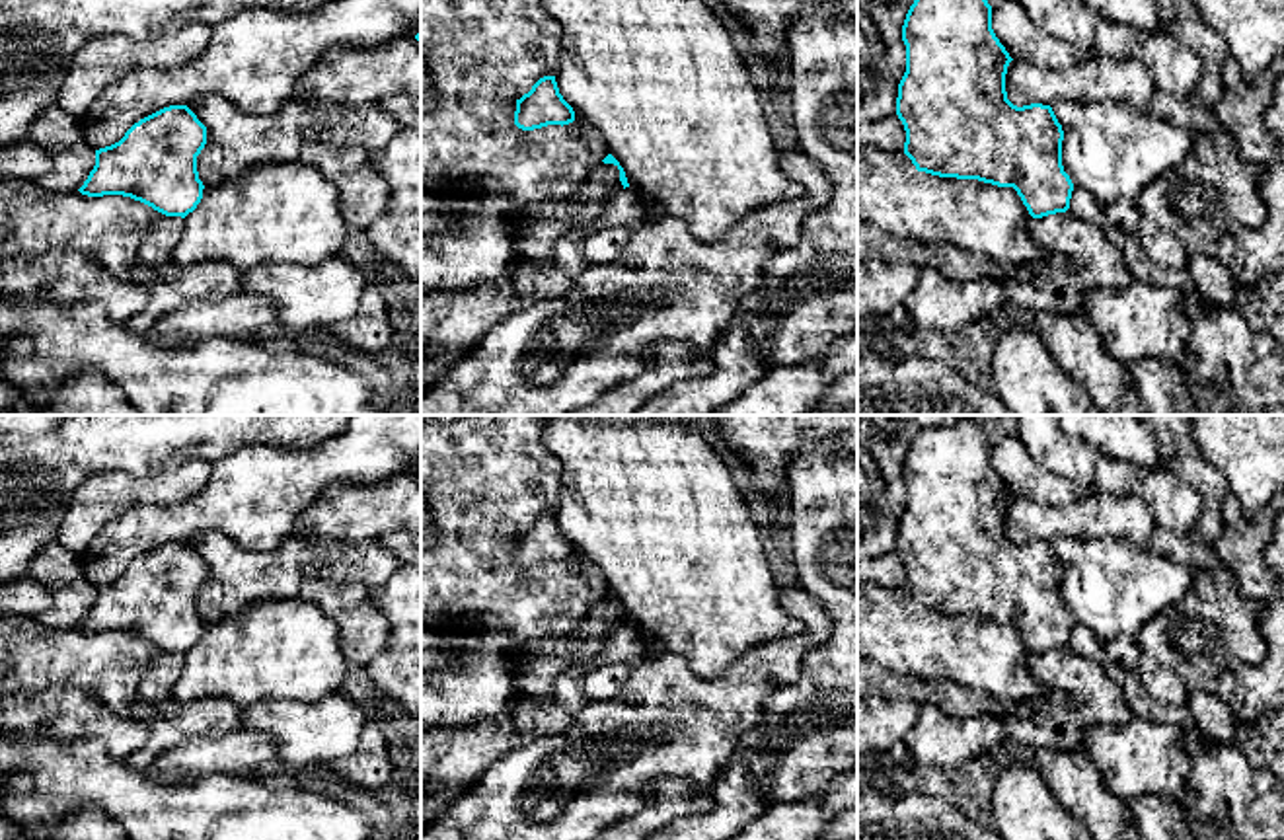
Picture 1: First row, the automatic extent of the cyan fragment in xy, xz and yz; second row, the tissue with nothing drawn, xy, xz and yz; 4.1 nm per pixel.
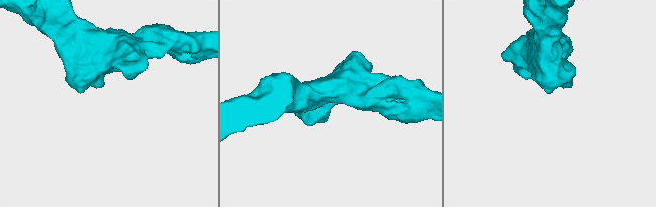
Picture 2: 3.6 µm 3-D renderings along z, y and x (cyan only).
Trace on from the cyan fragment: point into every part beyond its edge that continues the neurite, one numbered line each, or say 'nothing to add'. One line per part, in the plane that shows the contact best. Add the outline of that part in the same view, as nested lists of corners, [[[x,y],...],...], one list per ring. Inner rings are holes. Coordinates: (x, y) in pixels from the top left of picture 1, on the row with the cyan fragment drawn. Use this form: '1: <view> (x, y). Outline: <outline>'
nothing to add

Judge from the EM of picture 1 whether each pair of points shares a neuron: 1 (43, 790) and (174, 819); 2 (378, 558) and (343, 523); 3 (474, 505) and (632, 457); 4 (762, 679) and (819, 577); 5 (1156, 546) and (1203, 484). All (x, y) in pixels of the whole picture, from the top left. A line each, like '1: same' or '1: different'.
1: same
2: different
3: different
4: different
5: same

